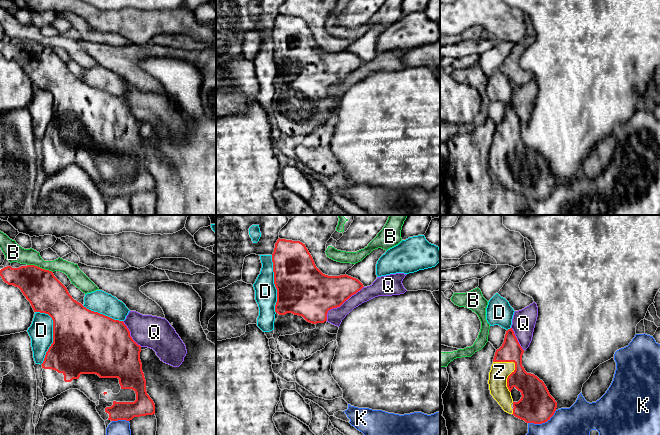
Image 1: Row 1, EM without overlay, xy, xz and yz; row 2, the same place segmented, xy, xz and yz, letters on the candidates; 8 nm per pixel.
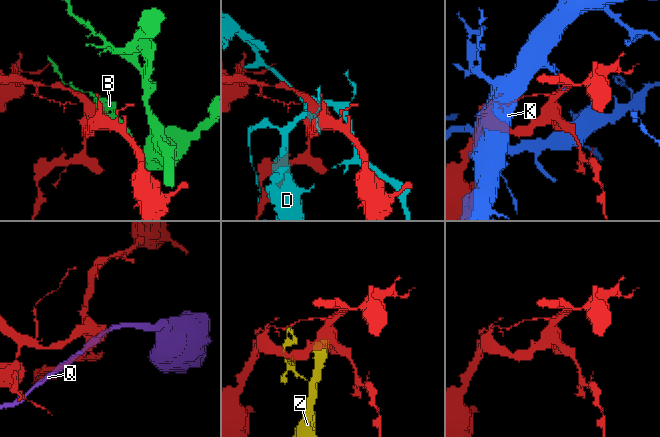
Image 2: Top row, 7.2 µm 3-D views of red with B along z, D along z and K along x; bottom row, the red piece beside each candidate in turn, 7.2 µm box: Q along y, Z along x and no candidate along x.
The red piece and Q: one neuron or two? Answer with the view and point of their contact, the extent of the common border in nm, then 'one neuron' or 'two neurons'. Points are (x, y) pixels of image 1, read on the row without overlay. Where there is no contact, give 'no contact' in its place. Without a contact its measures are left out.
xz (341, 80) | 400 nm | two neurons

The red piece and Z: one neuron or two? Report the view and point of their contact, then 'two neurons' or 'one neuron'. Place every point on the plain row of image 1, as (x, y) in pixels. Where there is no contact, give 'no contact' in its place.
yz (515, 143) | one neuron

